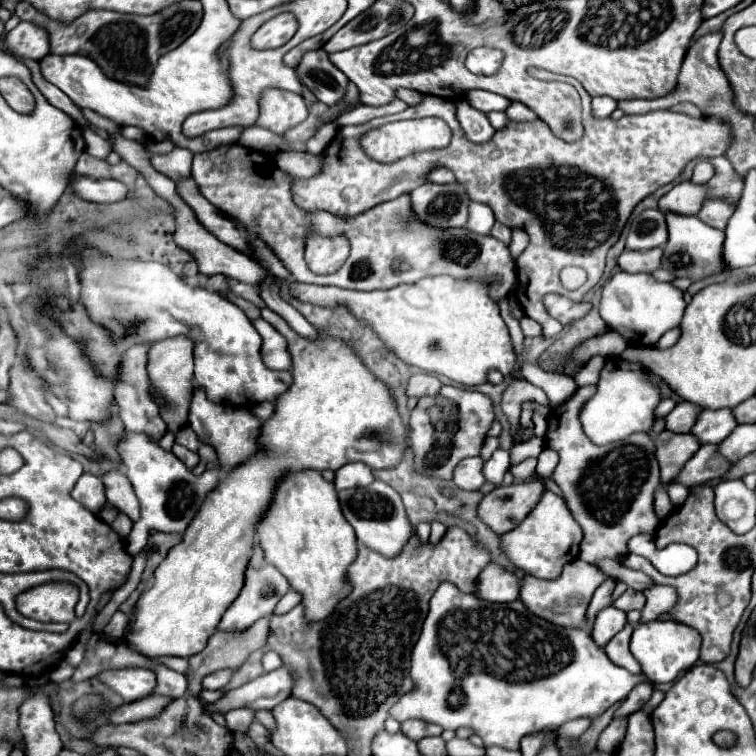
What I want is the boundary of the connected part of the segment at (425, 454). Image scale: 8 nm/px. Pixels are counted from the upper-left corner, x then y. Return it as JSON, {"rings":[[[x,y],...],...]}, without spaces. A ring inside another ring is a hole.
{"rings":[[[443,386],[435,398],[419,400],[417,408],[411,412],[409,422],[413,434],[423,434],[421,438],[419,436],[411,438],[411,442],[425,446],[425,448],[411,448],[415,472],[427,478],[451,480],[457,462],[469,456],[479,456],[485,432],[489,430],[491,422],[493,422],[491,398],[477,390],[459,388],[459,394],[455,394],[455,386]]]}

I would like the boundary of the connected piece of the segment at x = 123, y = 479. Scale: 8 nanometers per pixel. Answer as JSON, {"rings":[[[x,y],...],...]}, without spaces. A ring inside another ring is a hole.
{"rings":[[[111,470],[101,476],[101,482],[105,484],[105,494],[109,504],[119,508],[129,518],[139,518],[139,502],[133,492],[133,486],[129,478],[121,470]]]}

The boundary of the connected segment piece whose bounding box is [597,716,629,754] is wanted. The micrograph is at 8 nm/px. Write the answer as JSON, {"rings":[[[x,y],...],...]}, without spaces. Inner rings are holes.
{"rings":[[[621,716],[621,718],[615,718],[599,736],[597,740],[597,750],[599,752],[615,752],[617,746],[621,744],[621,740],[625,738],[625,730],[627,730],[627,718],[629,716]]]}

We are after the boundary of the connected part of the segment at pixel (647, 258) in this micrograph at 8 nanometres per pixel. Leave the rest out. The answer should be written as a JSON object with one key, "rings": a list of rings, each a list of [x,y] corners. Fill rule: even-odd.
{"rings":[[[625,248],[621,254],[621,270],[625,272],[653,272],[661,264],[663,248],[651,248],[651,250],[629,250]]]}

